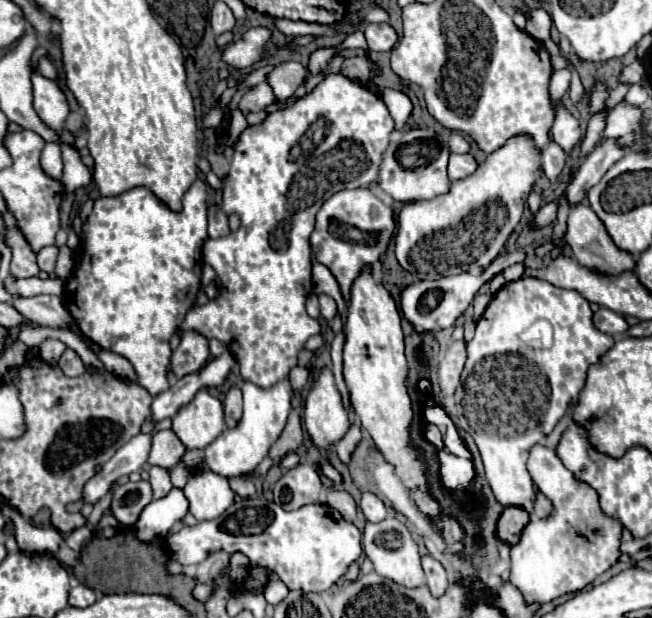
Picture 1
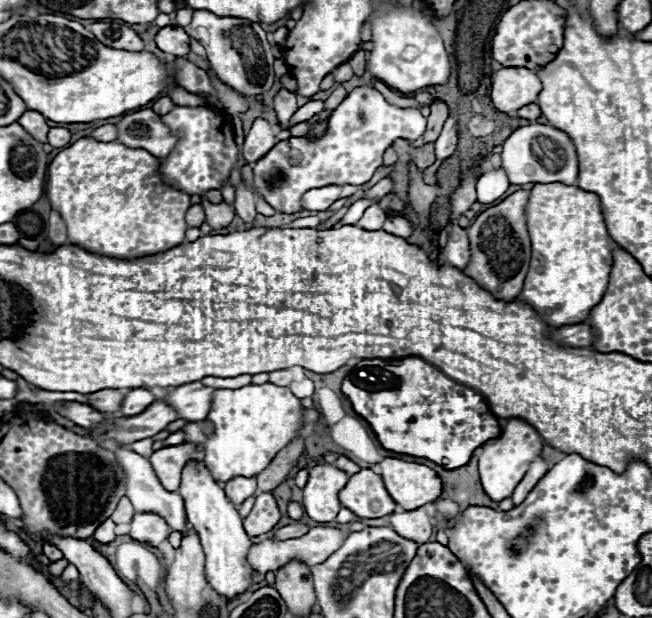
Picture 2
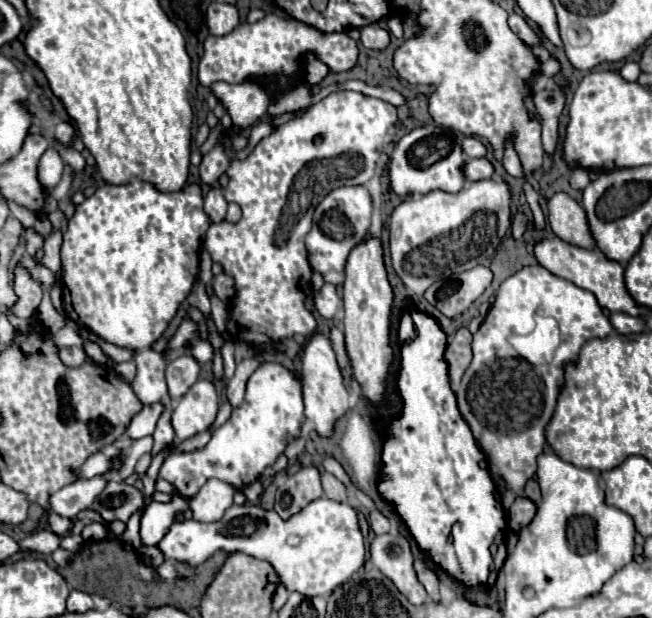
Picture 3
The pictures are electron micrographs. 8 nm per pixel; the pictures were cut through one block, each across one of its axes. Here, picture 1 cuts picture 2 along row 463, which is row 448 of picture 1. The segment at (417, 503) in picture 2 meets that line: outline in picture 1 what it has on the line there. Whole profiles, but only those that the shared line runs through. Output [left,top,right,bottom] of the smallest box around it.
[344,266,464,554]

